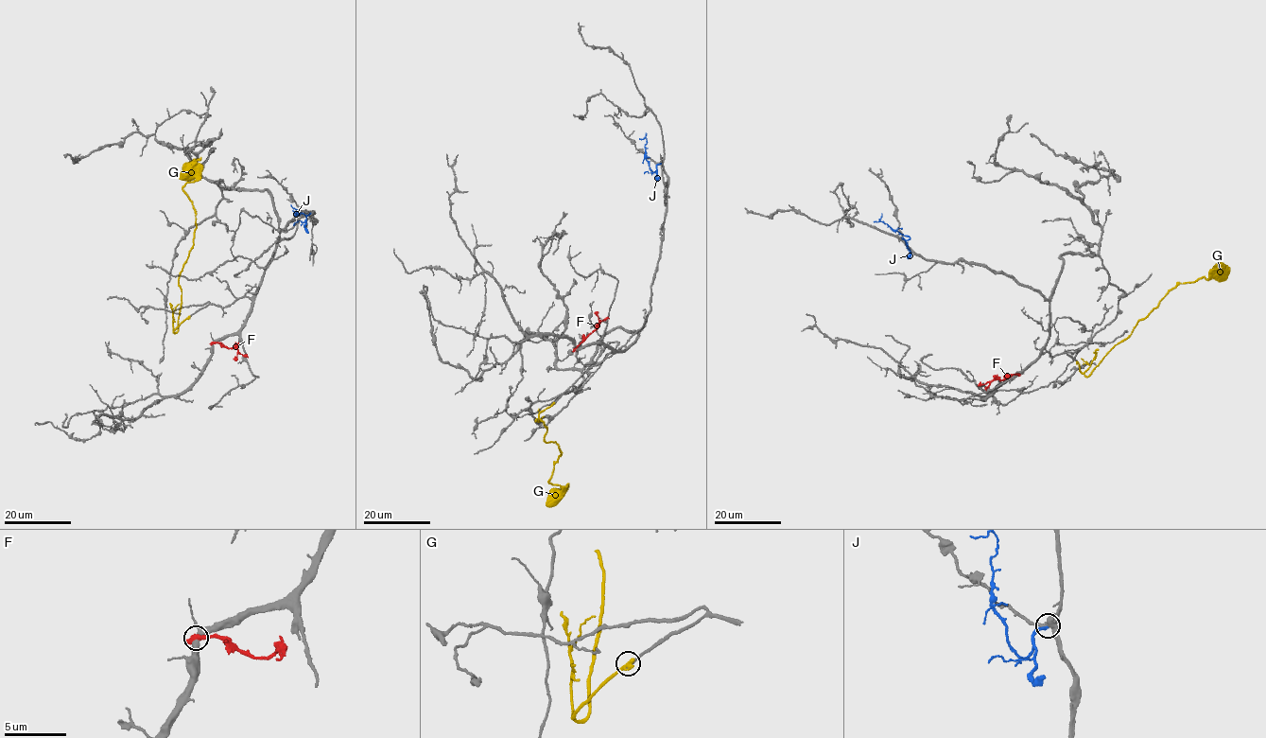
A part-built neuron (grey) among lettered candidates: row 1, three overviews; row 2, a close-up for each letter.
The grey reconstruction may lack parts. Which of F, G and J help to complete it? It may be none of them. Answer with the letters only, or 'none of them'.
none of them

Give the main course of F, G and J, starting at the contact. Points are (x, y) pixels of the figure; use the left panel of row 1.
F: (212, 342), (235, 346), (234, 360)
G: (188, 317), (175, 333), (181, 304), (179, 276), (196, 225), (195, 210), (182, 188), (196, 178), (200, 157)
J: (310, 214), (295, 215), (298, 210), (290, 204)

